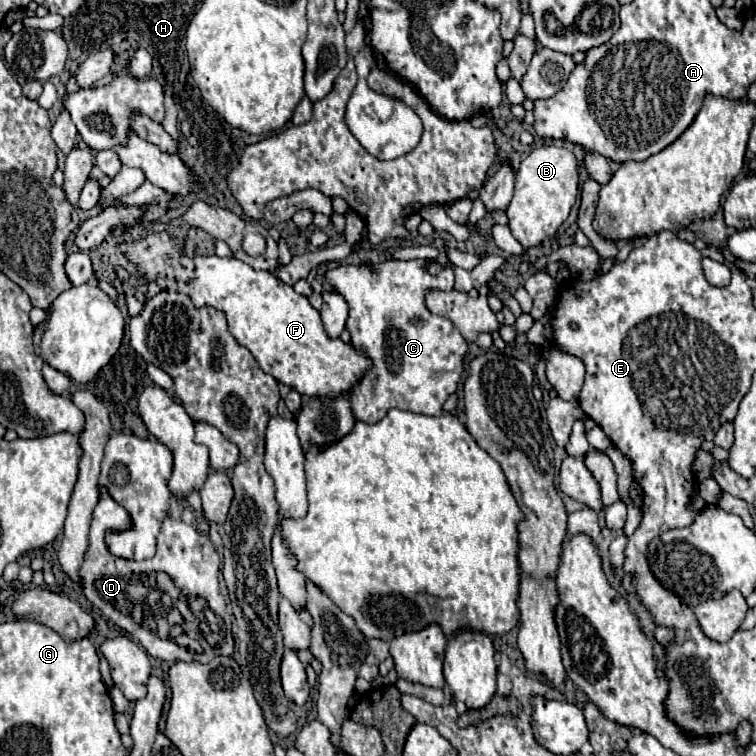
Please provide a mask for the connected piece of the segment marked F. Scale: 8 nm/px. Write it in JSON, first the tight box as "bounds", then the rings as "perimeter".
{"bounds":[120,234,372,398],"perimeter":[[[148,234],[146,238],[134,242],[132,246],[120,244],[120,252],[126,252],[130,260],[136,264],[138,274],[144,276],[148,282],[158,280],[160,288],[172,288],[188,294],[196,306],[214,306],[222,312],[226,312],[228,328],[232,336],[246,346],[254,358],[258,360],[260,368],[266,374],[272,374],[280,384],[286,384],[290,388],[296,388],[300,394],[308,398],[336,398],[336,396],[350,396],[352,388],[360,382],[364,372],[372,368],[372,360],[352,344],[342,342],[340,338],[330,338],[322,326],[320,312],[312,308],[306,296],[300,296],[294,292],[292,286],[284,284],[276,276],[264,270],[254,270],[252,266],[244,264],[236,258],[218,258],[218,256],[182,256],[178,250],[180,242],[168,234]]]}

